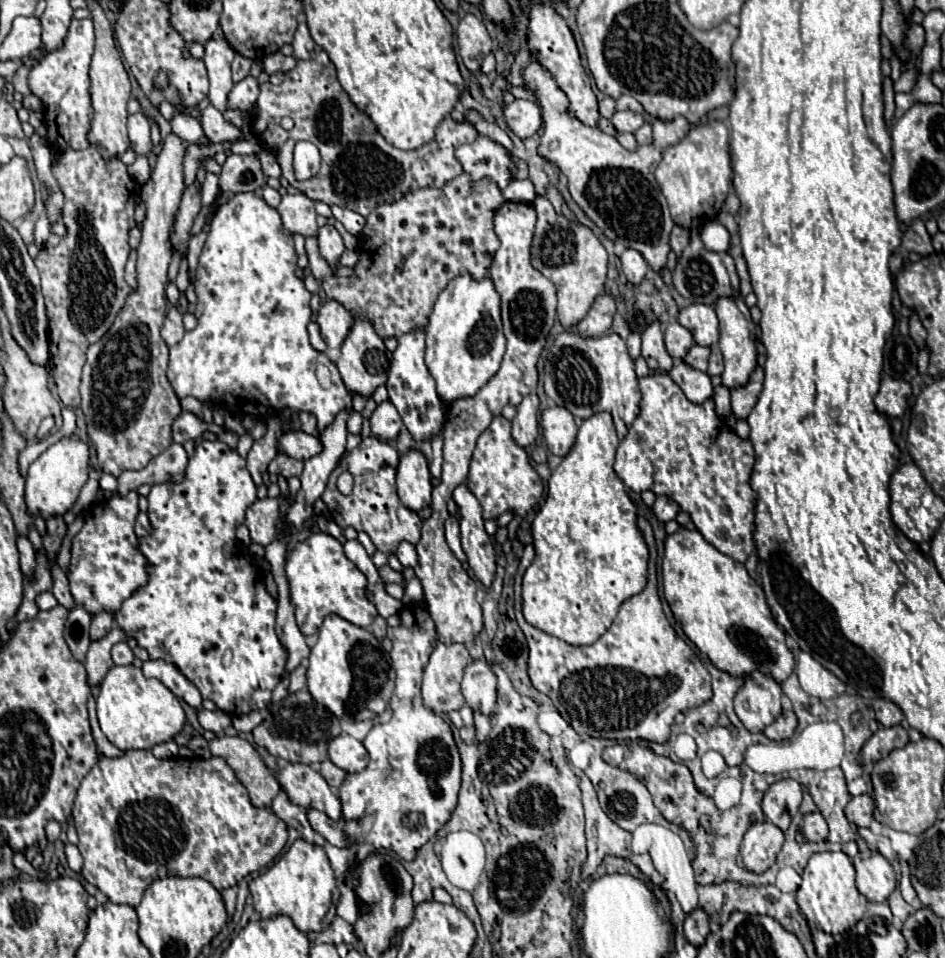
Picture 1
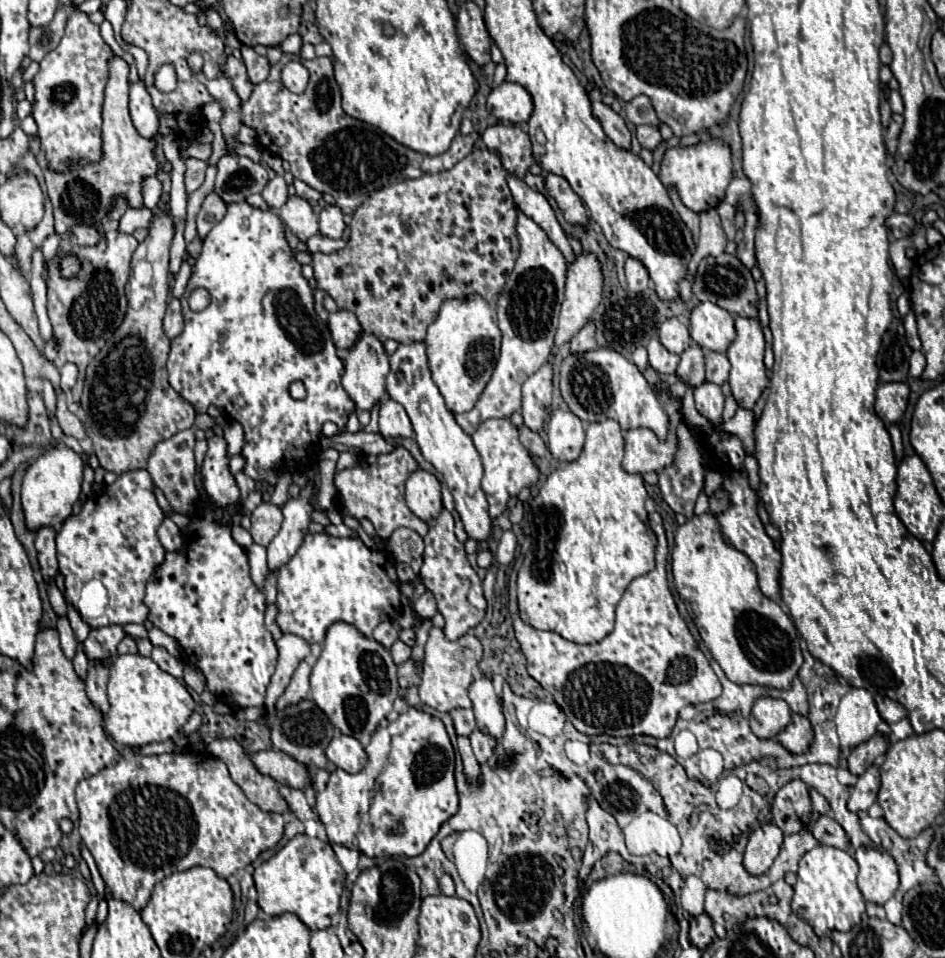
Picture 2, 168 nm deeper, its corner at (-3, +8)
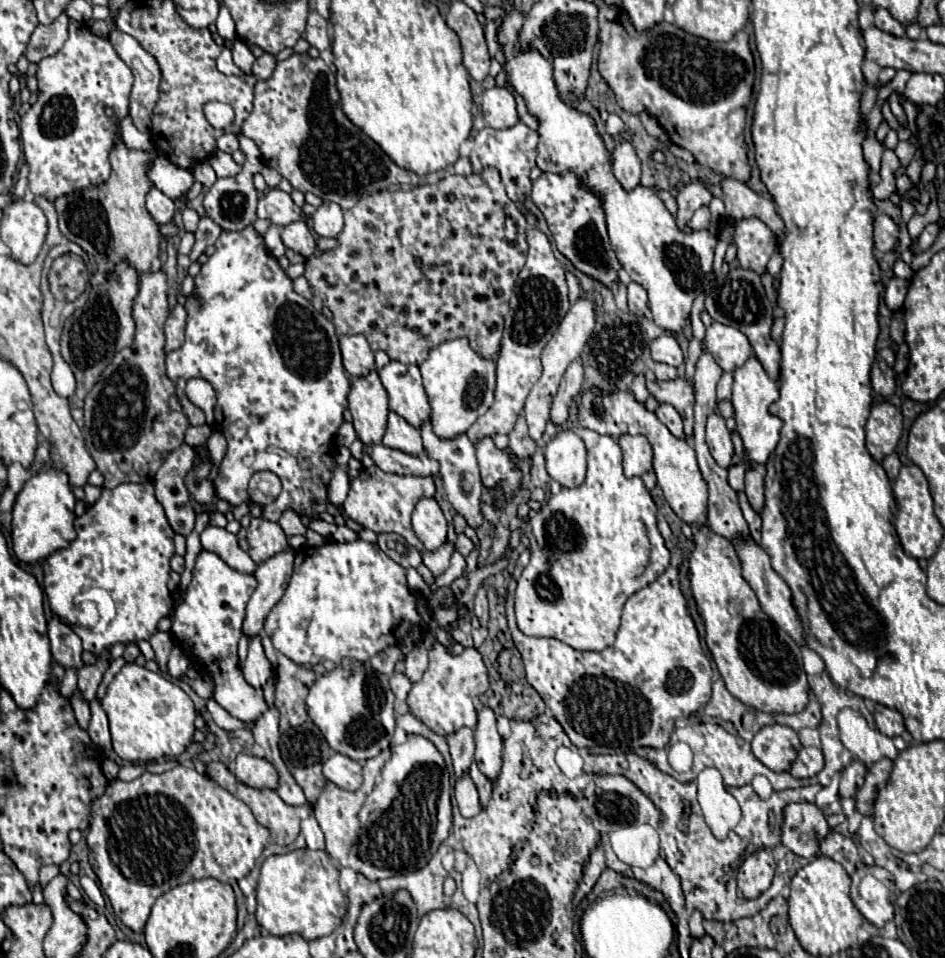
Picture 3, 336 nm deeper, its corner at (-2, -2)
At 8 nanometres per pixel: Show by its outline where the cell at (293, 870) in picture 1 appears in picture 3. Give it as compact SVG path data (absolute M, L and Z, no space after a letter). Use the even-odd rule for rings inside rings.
M300 848L288 854L280 856L270 856L264 860L258 876L258 886L256 886L256 920L262 928L266 928L274 936L286 936L286 934L300 934L304 940L316 940L322 936L332 934L343 918L346 918L346 908L348 906L348 894L345 894L339 884L340 868L336 860L332 859L324 850L310 850L310 848Z

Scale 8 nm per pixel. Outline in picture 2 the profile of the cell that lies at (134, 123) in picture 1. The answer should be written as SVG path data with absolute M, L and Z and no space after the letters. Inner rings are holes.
M137 80L129 88L129 110L131 110L133 124L141 136L151 138L153 134L157 134L159 116L157 116L157 110L153 108L151 96L149 96L143 80Z

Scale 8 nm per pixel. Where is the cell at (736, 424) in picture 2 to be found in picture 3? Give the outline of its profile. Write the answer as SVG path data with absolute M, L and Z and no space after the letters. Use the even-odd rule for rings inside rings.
M750 468L746 472L746 478L744 478L744 492L752 504L752 508L758 512L762 510L762 504L764 504L764 476L760 470L756 468Z

